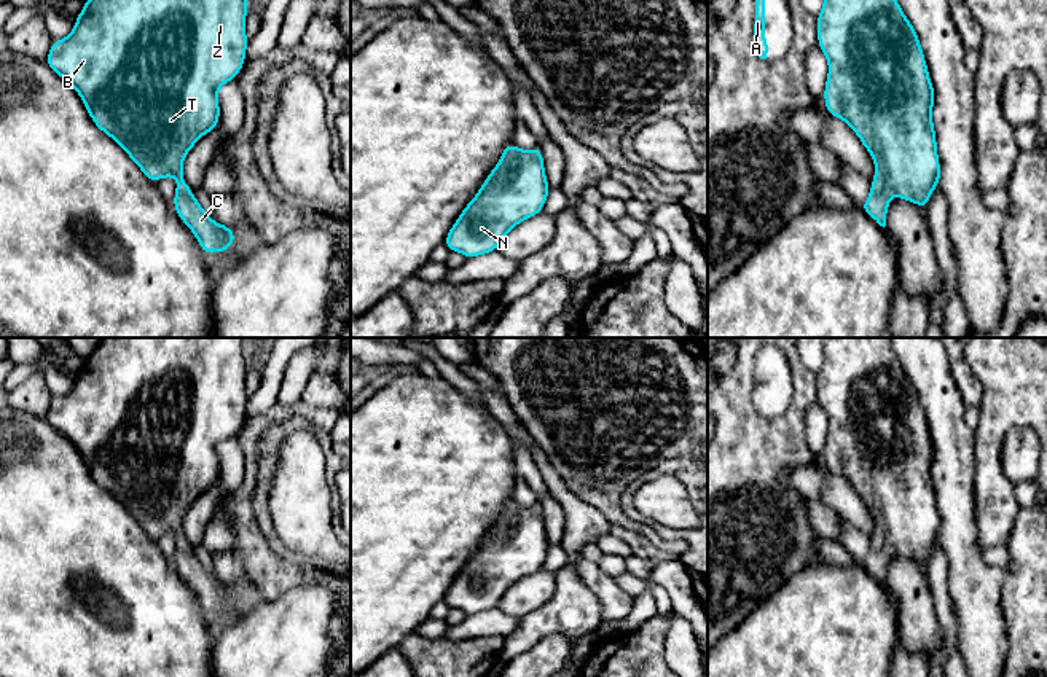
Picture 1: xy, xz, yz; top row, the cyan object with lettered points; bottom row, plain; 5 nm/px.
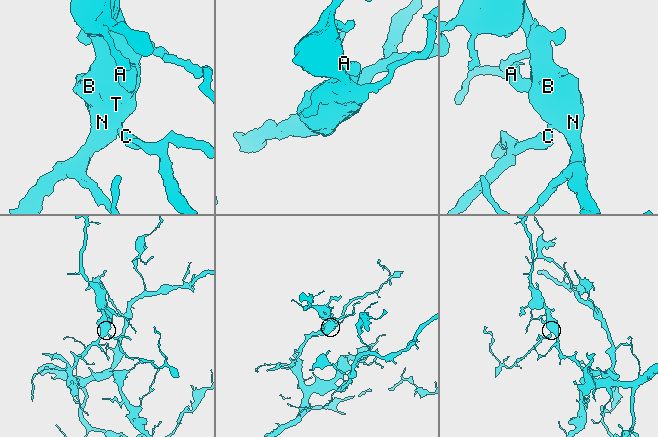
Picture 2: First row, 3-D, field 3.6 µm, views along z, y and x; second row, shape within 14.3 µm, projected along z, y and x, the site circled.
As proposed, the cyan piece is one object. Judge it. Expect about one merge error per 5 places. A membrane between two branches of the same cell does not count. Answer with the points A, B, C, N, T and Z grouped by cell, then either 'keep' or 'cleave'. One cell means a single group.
A B C N T Z | keep

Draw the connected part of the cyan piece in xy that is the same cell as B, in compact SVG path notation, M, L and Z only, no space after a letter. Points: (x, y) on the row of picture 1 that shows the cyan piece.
M86 0L72 33L53 40L46 65L81 97L97 129L113 139L155 183L171 175L177 180L174 210L199 241L204 255L233 247L236 231L218 221L194 198L183 178L183 161L196 142L218 129L218 88L234 80L244 67L247 0Z

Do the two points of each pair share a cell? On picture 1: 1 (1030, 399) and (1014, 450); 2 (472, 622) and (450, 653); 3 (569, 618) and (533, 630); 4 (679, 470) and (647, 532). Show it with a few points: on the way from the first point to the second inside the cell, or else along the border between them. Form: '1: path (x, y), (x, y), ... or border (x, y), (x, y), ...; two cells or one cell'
1: border (1030, 426), (1014, 426), (1007, 432), (999, 459); two cells
2: border (496, 634), (470, 639), (445, 637); two cells
3: path (560, 626), (542, 626); one cell
4: border (619, 504), (625, 515), (647, 524), (657, 534); two cells

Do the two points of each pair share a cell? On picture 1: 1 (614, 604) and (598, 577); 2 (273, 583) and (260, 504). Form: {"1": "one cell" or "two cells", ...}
{"1": "one cell", "2": "two cells"}

